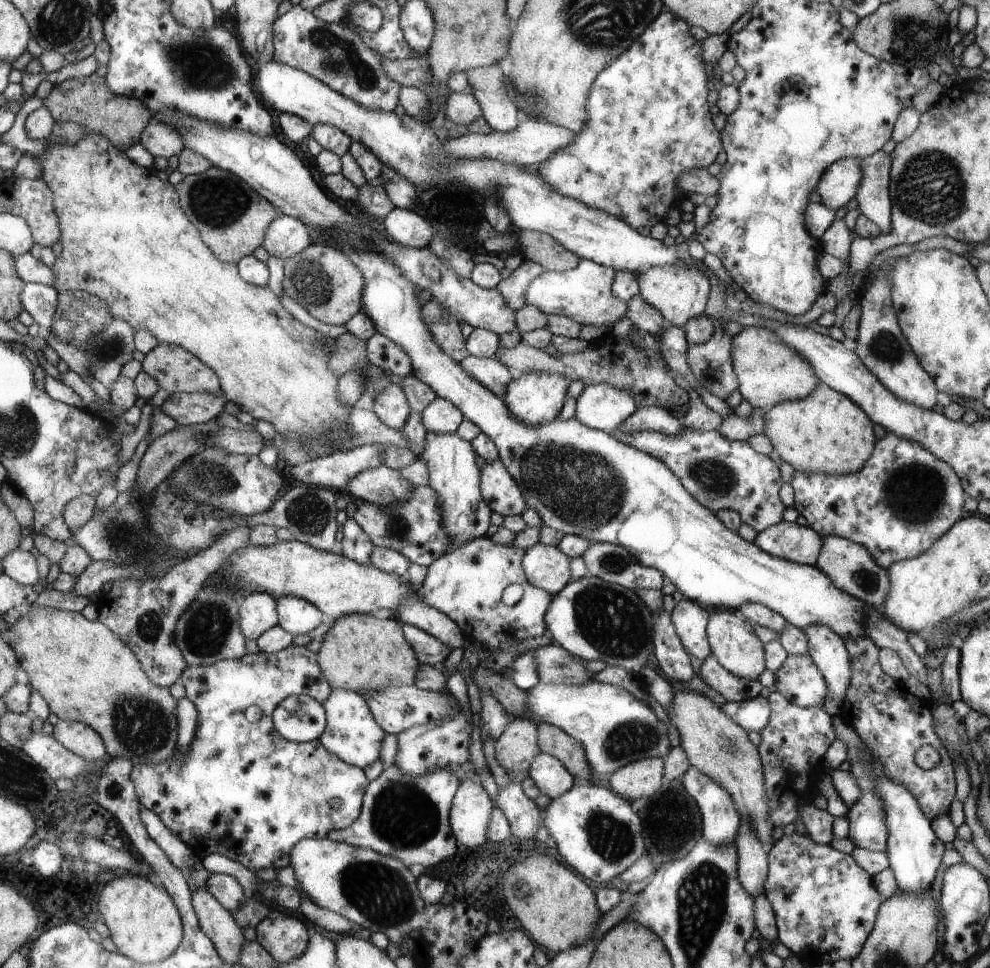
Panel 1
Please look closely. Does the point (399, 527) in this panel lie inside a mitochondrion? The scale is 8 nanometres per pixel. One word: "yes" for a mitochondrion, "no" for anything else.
yes

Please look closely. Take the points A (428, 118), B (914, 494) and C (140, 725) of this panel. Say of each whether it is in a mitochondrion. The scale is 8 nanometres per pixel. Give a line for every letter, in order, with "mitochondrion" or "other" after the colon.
A: other
B: mitochondrion
C: mitochondrion

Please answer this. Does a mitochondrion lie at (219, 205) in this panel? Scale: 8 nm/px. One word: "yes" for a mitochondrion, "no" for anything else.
yes

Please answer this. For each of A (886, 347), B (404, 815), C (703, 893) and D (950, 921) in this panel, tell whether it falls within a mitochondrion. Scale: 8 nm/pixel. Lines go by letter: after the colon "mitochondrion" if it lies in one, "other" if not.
A: mitochondrion
B: mitochondrion
C: mitochondrion
D: other

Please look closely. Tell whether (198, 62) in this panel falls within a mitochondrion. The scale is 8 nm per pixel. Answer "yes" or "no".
yes

